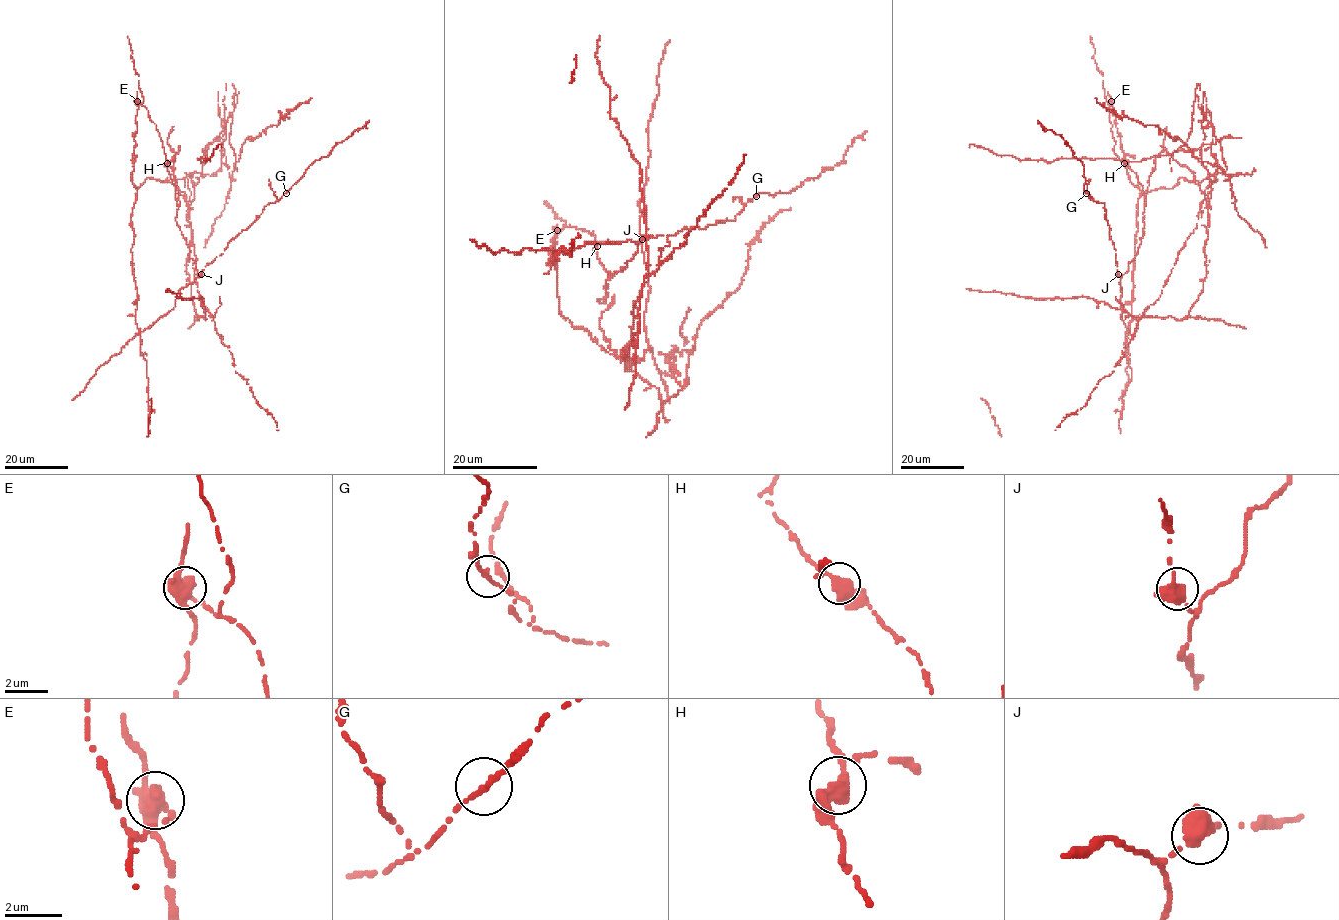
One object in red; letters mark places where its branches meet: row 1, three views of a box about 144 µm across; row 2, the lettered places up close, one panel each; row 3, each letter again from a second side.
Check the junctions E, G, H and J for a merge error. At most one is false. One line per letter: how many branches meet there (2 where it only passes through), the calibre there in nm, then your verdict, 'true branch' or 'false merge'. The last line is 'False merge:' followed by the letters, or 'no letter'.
E: 3 | 440 nm | false merge
G: 2 | 220 nm | true branch
H: 3 | 360 nm | true branch
J: 2 | 440 nm | true branch
False merge: E

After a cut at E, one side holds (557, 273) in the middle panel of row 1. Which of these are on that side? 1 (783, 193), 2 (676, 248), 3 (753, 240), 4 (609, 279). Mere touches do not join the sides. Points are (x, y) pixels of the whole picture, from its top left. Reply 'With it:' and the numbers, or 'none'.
With it: 2, 3

